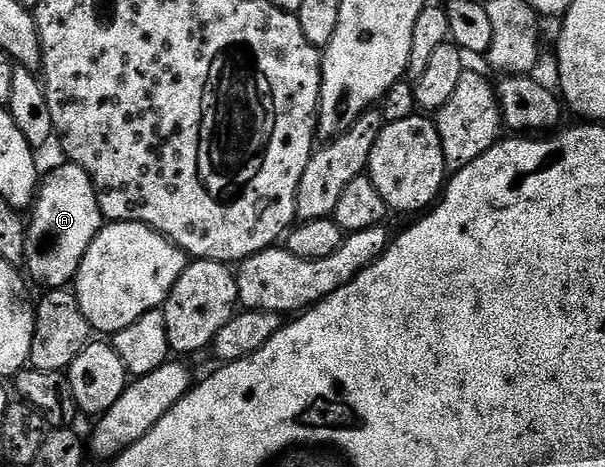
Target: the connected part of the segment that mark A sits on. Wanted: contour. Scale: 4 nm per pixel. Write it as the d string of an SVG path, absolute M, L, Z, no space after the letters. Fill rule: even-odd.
M71 161L64 165L55 167L46 178L44 175L40 179L37 197L27 214L23 270L41 288L65 288L76 279L79 264L103 225L91 176Z

